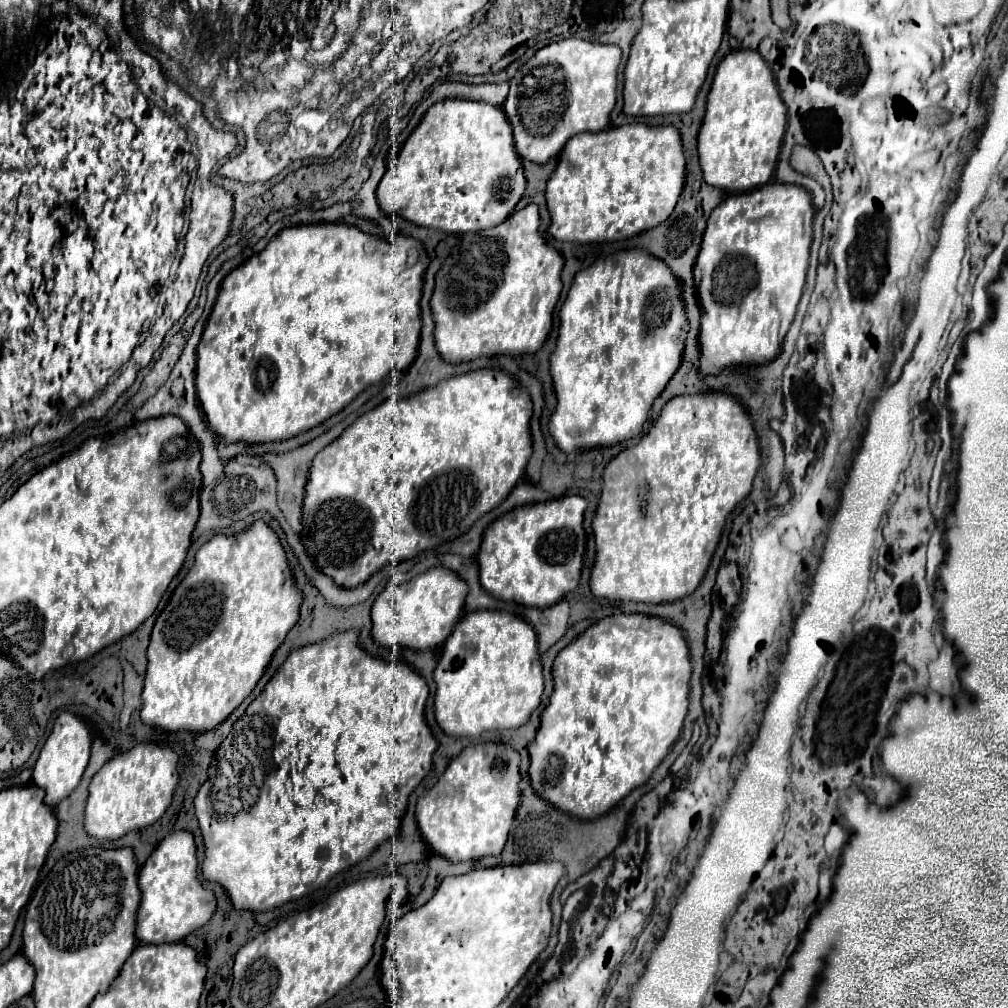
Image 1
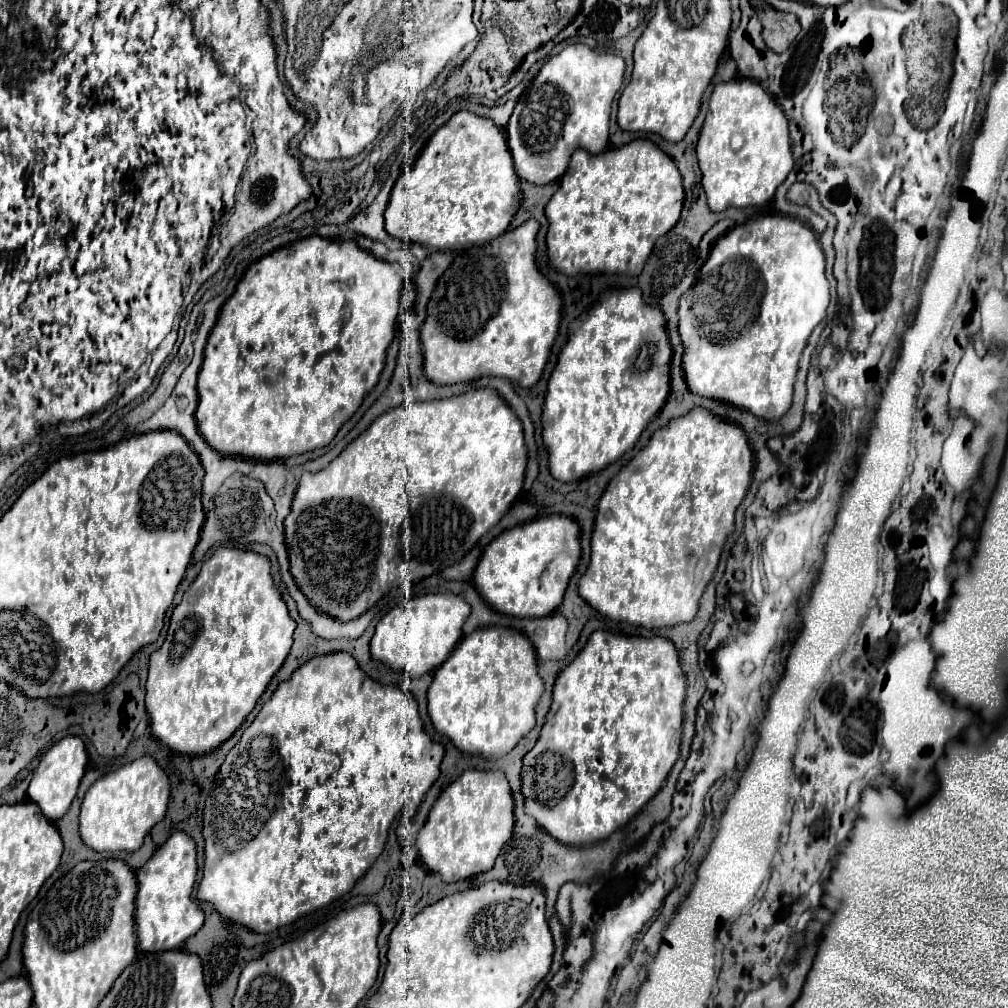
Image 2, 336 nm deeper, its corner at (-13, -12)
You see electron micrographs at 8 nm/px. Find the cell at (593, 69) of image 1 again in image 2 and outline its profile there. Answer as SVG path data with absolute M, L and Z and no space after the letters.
M581 43L565 47L559 55L549 59L541 67L527 95L521 101L517 101L515 111L507 125L507 143L515 161L517 175L533 185L547 185L551 181L559 181L575 149L583 147L589 153L605 151L609 145L611 103L623 83L623 75L625 75L625 61L621 57L609 55L609 53L603 53L603 55L595 53L593 49Z

